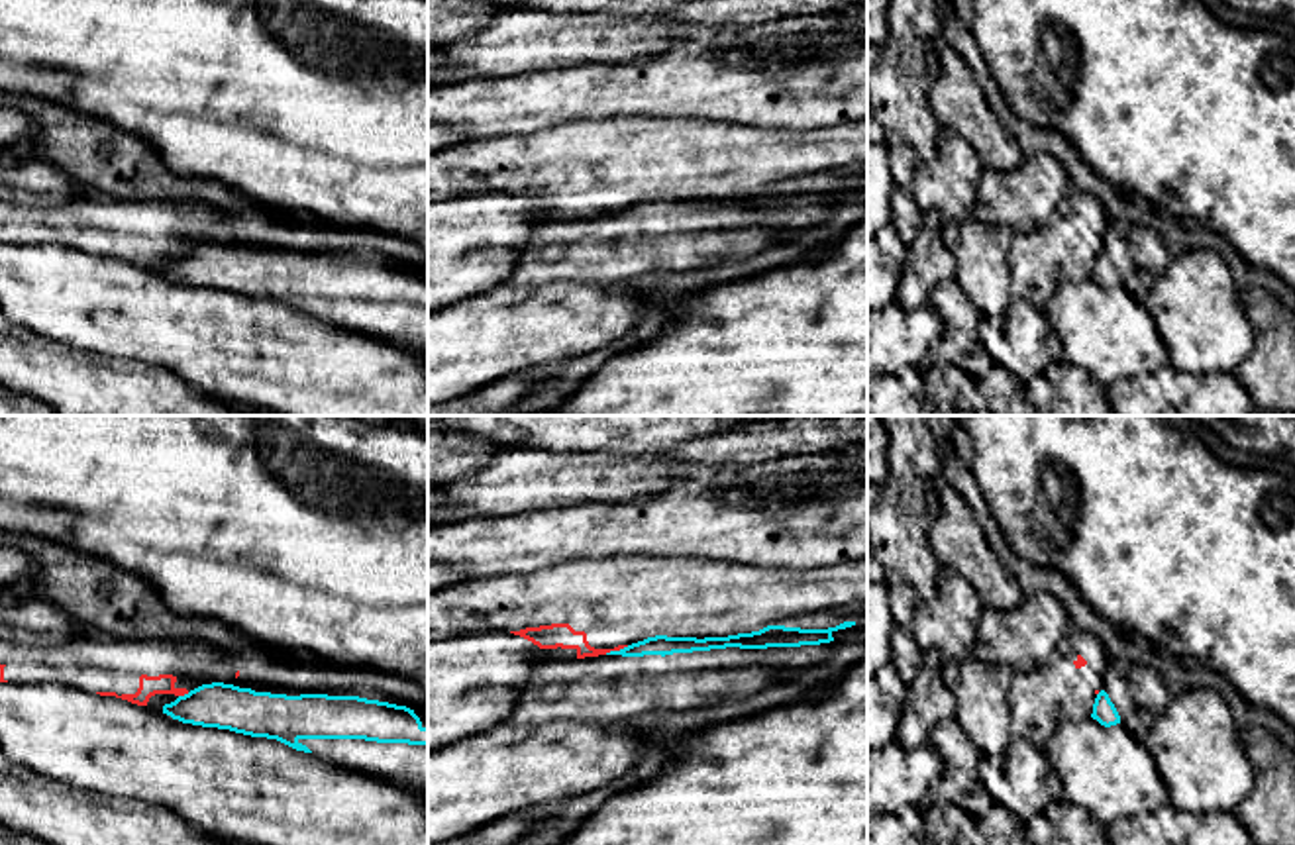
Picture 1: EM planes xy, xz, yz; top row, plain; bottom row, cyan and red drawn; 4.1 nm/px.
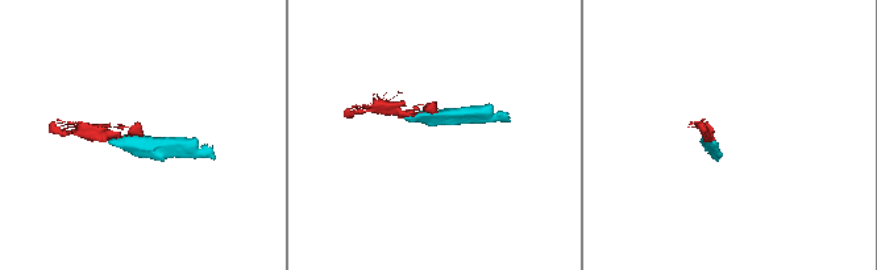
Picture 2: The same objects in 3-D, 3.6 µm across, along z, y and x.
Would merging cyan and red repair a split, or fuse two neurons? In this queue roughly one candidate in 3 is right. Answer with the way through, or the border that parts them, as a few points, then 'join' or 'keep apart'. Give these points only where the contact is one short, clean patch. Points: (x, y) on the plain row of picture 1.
border along xz (628, 206), (605, 214); keep apart

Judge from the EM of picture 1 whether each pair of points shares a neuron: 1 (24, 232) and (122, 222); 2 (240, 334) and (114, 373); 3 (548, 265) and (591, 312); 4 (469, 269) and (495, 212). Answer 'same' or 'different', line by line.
1: same
2: different
3: different
4: same

